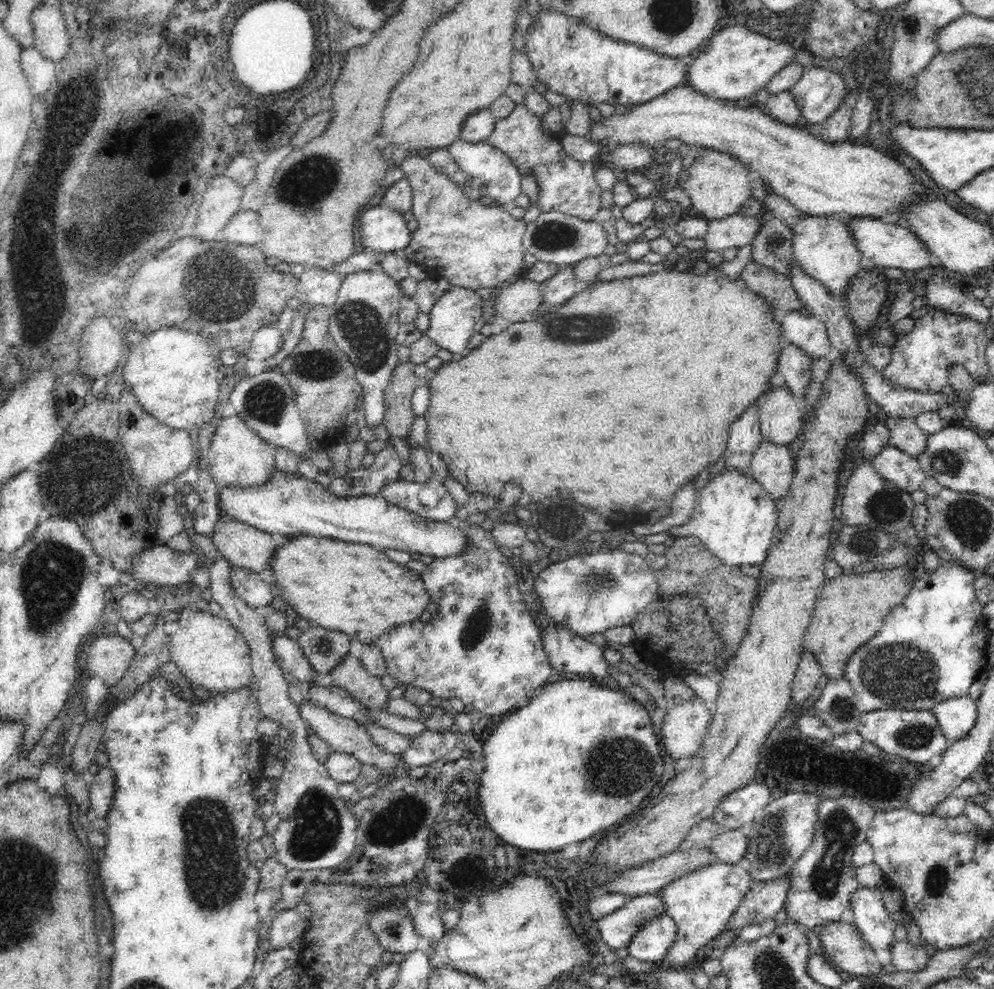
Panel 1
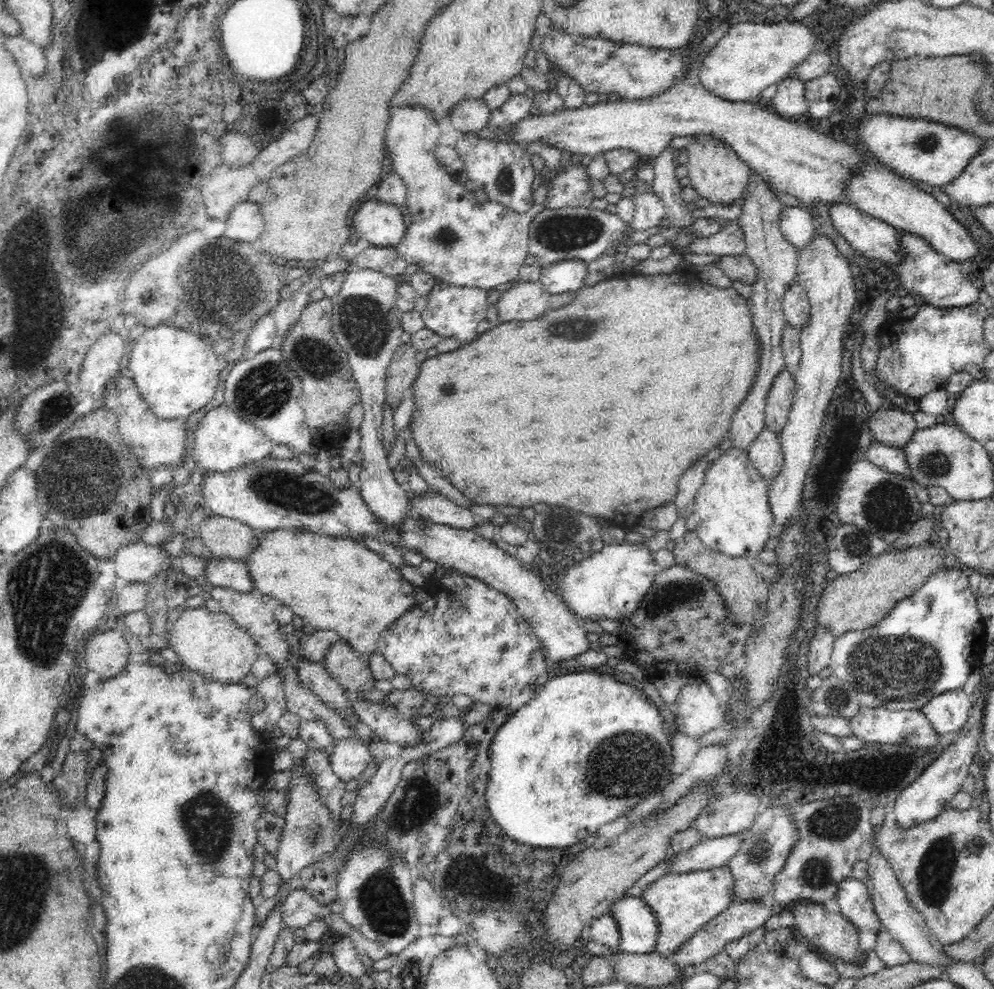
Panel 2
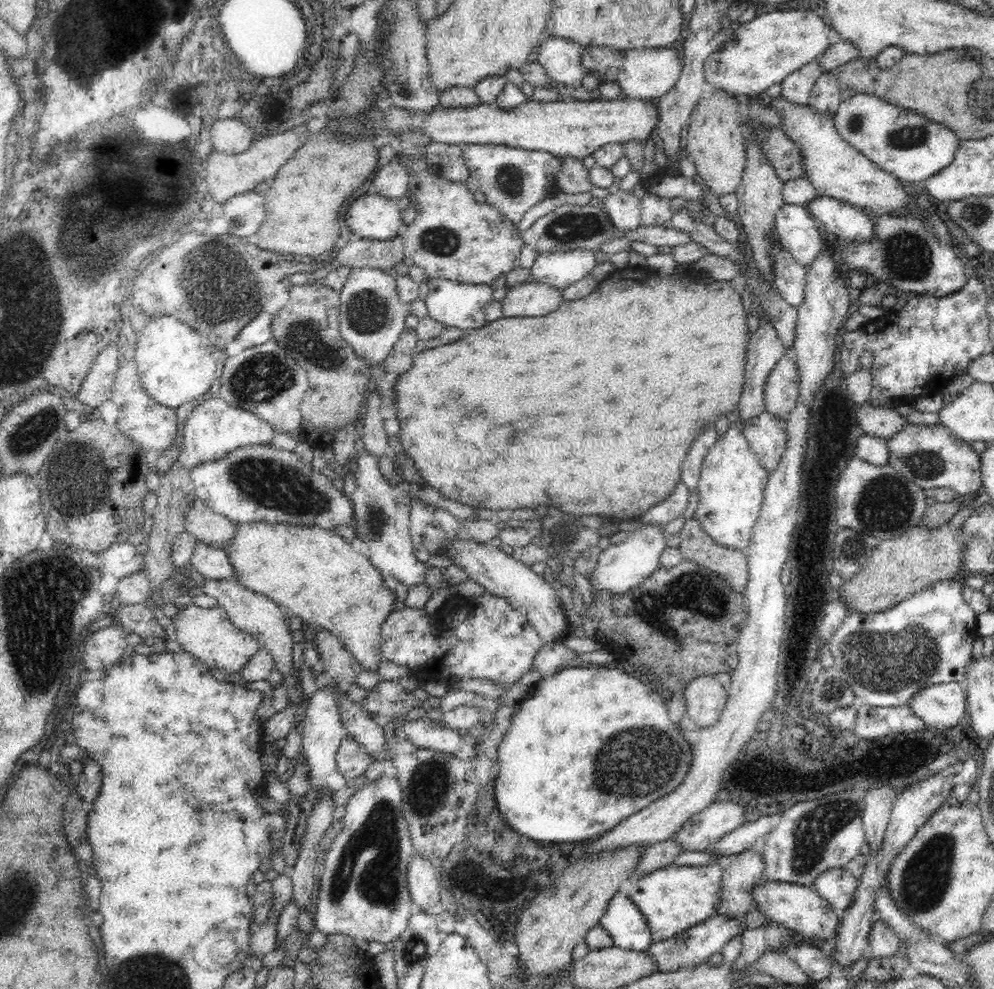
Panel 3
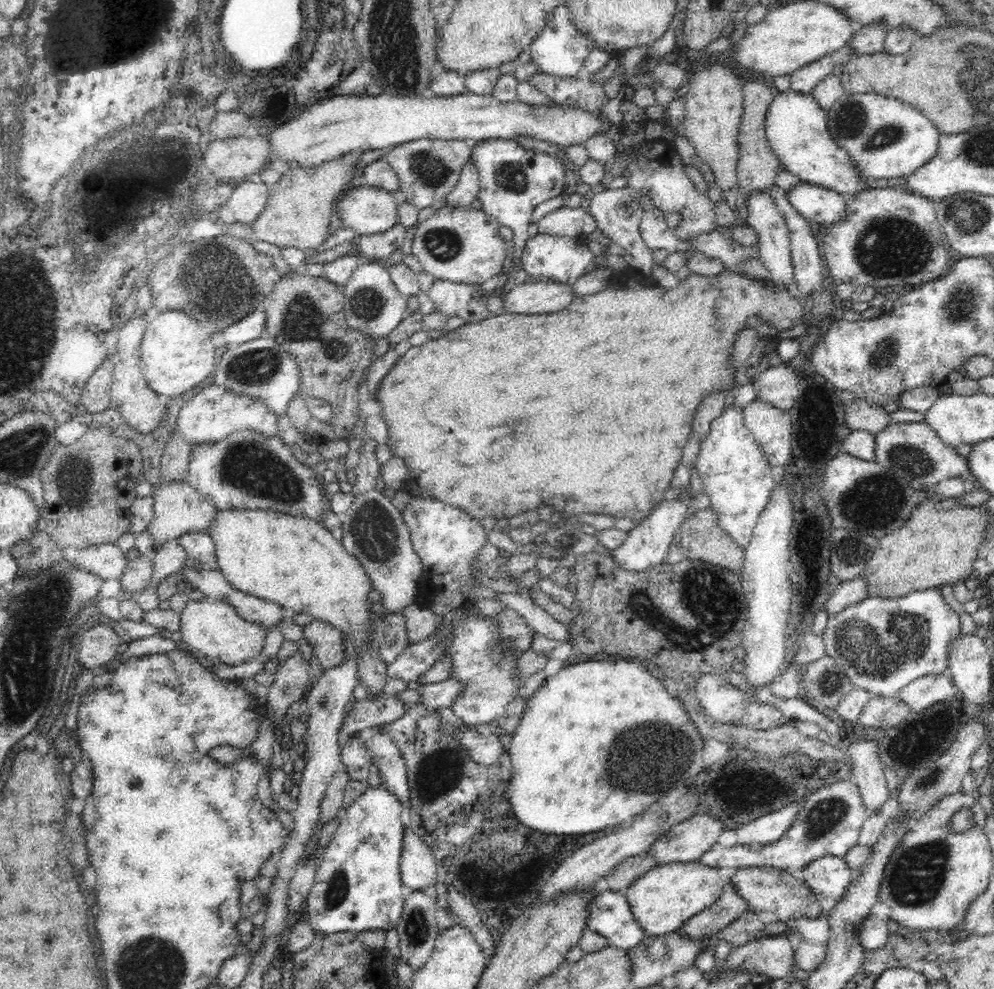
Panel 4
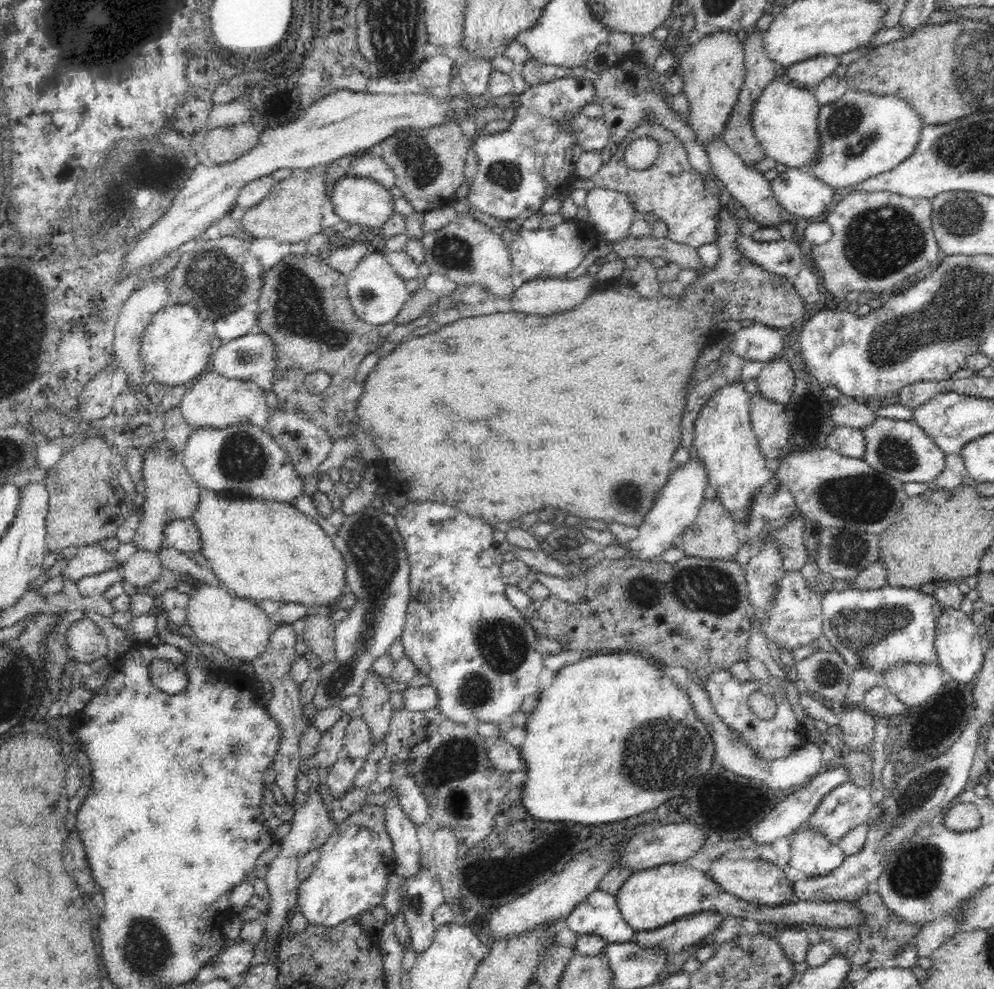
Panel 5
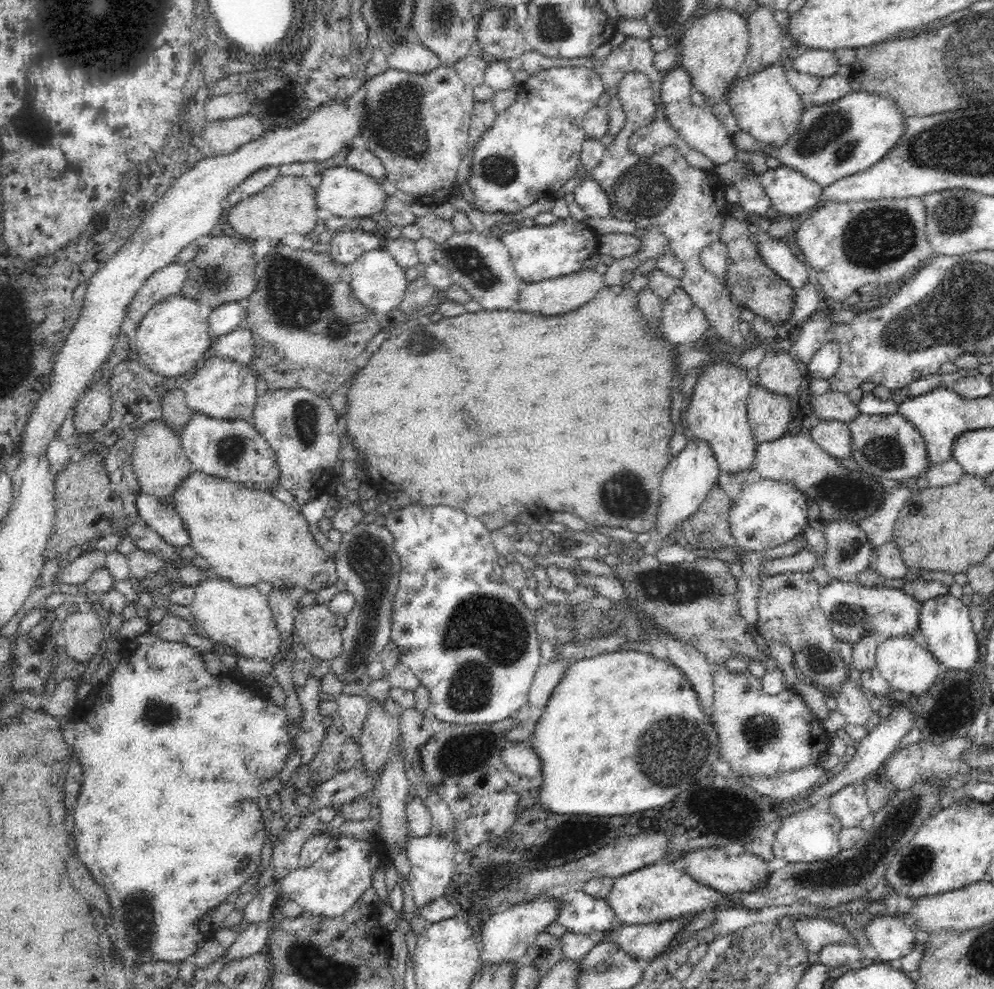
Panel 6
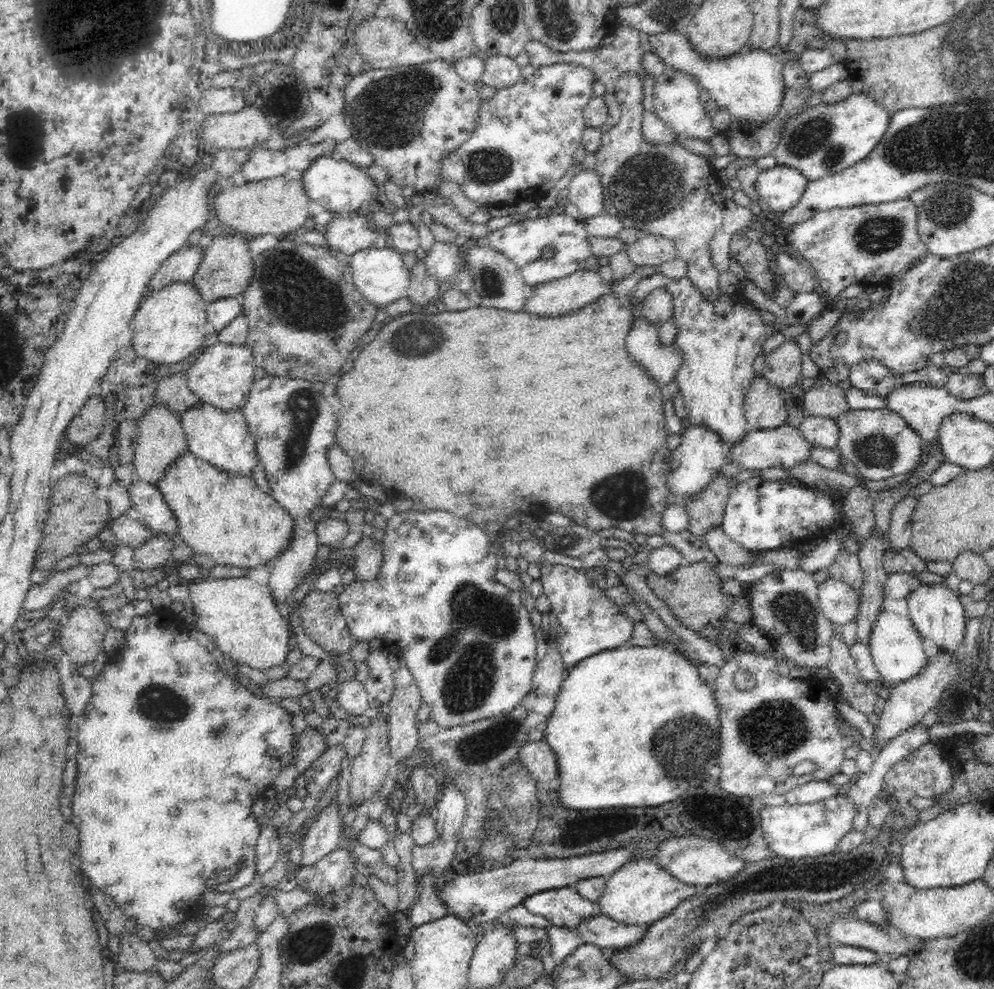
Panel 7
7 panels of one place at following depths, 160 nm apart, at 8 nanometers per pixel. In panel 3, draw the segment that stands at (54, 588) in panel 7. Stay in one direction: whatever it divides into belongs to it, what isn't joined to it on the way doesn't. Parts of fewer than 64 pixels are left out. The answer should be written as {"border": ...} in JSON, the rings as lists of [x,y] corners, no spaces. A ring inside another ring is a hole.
{"border":[[[128,542],[111,544],[98,553],[98,558],[100,558],[100,572],[114,574],[116,578],[144,571],[146,566],[146,556],[138,553],[136,547]]]}

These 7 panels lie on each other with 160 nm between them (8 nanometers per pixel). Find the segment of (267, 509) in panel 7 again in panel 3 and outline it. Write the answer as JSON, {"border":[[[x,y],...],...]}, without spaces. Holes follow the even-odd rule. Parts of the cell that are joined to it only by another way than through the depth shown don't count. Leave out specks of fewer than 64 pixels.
{"border":[[[252,522],[237,524],[231,538],[228,557],[234,569],[235,582],[248,590],[273,599],[287,612],[300,616],[306,622],[316,622],[322,629],[332,632],[338,640],[353,654],[364,670],[377,672],[380,655],[380,632],[386,617],[394,611],[394,599],[400,598],[401,590],[388,582],[372,565],[370,558],[355,552],[347,540],[336,531],[328,531],[312,526],[292,524],[269,524]]]}

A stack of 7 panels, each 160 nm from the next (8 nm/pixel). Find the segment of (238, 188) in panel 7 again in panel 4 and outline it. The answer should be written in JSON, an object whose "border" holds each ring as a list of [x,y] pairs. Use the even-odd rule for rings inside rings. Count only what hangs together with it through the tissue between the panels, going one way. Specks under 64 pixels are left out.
{"border":[[[342,158],[330,160],[313,168],[304,168],[296,163],[288,164],[281,179],[271,186],[266,206],[251,224],[255,238],[280,248],[306,250],[320,246],[328,236],[334,198],[342,190],[347,190],[355,174],[356,162],[348,166],[342,165],[342,162]]]}

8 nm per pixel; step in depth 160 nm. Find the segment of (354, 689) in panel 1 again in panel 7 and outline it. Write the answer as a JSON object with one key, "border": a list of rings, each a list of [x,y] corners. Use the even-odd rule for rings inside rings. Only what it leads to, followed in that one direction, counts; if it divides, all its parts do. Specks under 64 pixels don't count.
{"border":[[[311,590],[297,607],[301,626],[313,643],[331,654],[348,653],[352,634],[333,591]]]}

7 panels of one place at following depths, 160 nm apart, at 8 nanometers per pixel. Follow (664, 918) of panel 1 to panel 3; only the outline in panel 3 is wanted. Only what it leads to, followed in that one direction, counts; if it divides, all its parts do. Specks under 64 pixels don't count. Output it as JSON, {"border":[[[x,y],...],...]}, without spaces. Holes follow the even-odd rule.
{"border":[[[620,890],[610,899],[599,925],[612,937],[614,945],[627,951],[645,951],[653,941],[646,917]]]}

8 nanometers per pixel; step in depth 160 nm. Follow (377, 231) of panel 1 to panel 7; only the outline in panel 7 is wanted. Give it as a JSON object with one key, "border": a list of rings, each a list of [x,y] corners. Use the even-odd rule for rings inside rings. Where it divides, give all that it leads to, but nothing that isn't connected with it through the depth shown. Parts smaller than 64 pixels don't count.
{"border":[[[320,156],[312,162],[310,168],[300,174],[300,178],[309,198],[333,213],[370,211],[382,199],[383,189],[372,182],[367,171],[346,160],[338,161],[330,156]]]}

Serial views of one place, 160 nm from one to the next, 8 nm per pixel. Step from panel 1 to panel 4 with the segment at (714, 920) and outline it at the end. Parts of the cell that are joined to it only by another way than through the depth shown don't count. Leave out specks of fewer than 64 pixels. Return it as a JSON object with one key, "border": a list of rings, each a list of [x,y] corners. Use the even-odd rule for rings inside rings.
{"border":[[[698,861],[656,865],[637,878],[624,893],[634,918],[648,936],[676,932],[690,917],[712,906],[722,896],[730,871],[710,868]]]}

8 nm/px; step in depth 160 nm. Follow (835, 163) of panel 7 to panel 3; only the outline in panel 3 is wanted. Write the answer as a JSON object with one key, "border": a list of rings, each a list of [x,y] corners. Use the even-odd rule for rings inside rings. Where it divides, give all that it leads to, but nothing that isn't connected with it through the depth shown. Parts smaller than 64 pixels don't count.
{"border":[[[868,92],[844,98],[833,114],[838,134],[878,168],[904,183],[922,182],[946,168],[958,150],[960,139],[943,124],[897,107]]]}

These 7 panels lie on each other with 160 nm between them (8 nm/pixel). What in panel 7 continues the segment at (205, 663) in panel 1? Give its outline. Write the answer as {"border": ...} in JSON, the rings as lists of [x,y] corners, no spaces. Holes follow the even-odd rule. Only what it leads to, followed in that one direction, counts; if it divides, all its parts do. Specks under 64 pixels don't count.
{"border":[[[248,577],[206,578],[188,585],[191,602],[186,617],[195,629],[214,641],[226,658],[261,671],[285,666],[292,627],[278,610],[268,585],[258,585]]]}

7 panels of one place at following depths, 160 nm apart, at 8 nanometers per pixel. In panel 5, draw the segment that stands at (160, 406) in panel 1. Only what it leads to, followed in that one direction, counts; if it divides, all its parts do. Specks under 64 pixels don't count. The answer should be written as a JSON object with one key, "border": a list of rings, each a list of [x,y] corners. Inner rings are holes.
{"border":[[[170,304],[159,310],[141,336],[139,355],[151,380],[169,387],[200,378],[211,359],[217,341],[212,340],[214,326],[204,319],[192,305]]]}

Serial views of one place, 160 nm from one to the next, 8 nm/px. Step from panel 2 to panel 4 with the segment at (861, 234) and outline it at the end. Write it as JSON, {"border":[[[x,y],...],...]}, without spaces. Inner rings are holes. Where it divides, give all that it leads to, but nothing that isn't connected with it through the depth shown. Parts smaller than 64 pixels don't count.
{"border":[[[800,181],[785,195],[794,209],[817,226],[828,227],[845,217],[844,196],[834,190]]]}

